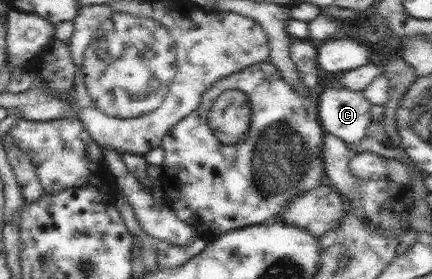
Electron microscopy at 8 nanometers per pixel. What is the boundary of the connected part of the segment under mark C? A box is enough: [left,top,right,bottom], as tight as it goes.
[316,85,372,147]

